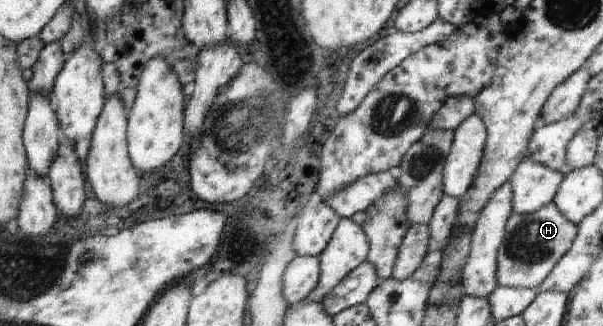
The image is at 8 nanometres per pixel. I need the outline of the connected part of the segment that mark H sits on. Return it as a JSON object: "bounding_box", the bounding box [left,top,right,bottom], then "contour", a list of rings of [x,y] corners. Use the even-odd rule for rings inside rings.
{"bounding_box":[497,202,578,290],"contour":[[[553,202],[527,215],[513,212],[497,251],[497,285],[536,290],[556,263],[571,249],[578,225],[571,223]]]}

